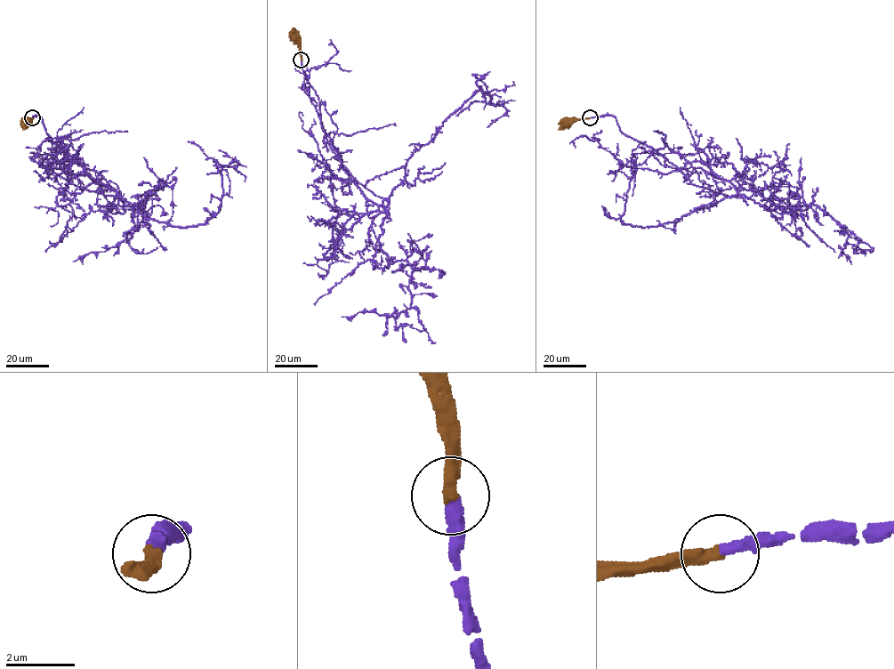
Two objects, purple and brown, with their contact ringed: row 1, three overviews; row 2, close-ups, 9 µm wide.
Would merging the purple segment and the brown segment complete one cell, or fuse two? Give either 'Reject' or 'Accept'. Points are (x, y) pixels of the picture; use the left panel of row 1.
Accept

